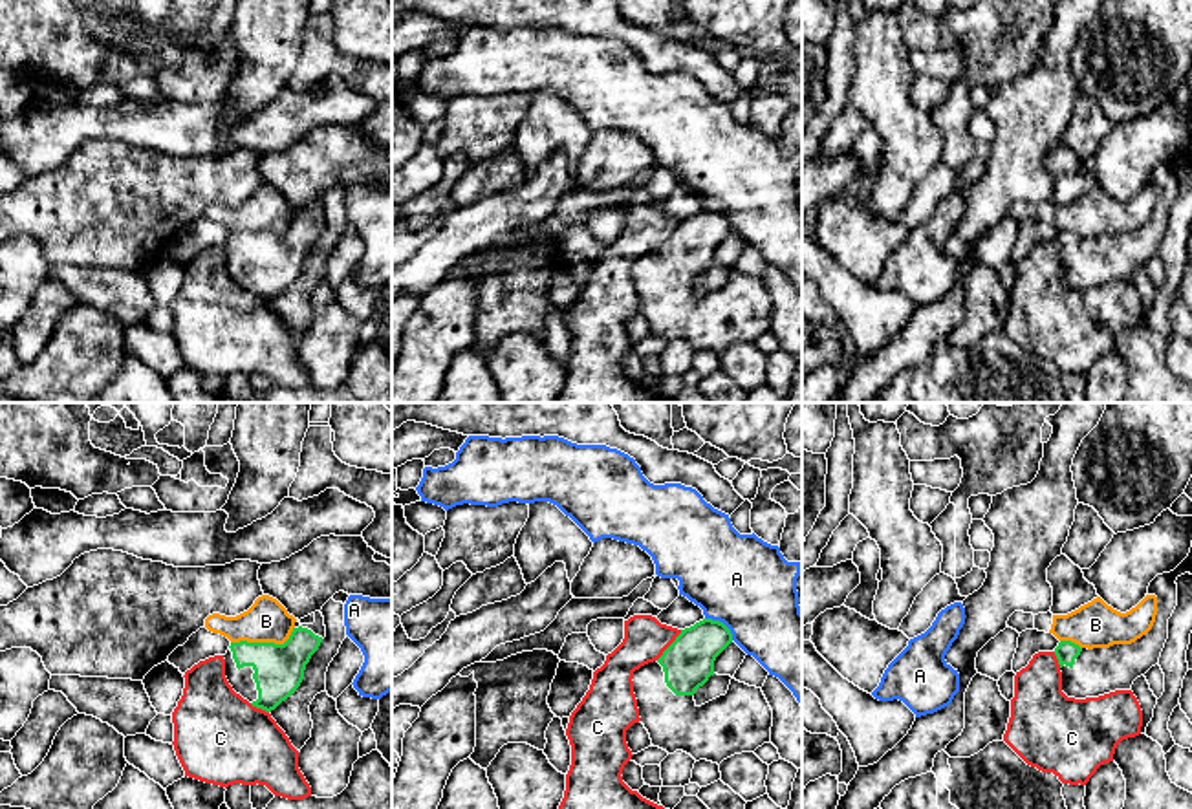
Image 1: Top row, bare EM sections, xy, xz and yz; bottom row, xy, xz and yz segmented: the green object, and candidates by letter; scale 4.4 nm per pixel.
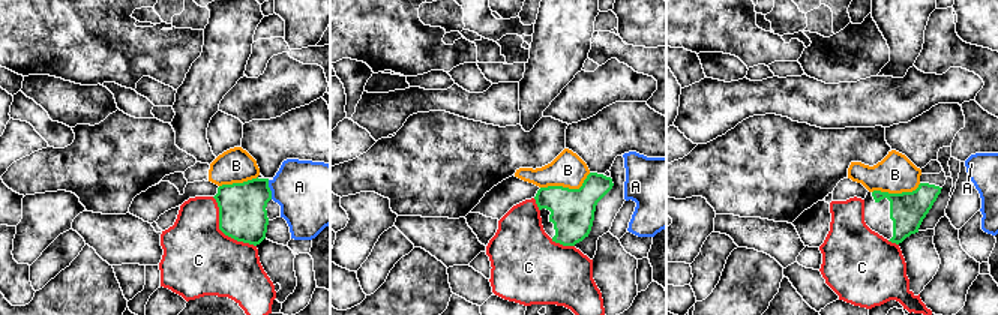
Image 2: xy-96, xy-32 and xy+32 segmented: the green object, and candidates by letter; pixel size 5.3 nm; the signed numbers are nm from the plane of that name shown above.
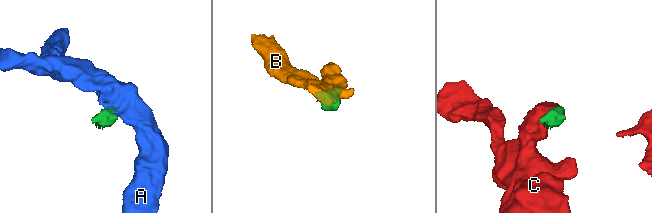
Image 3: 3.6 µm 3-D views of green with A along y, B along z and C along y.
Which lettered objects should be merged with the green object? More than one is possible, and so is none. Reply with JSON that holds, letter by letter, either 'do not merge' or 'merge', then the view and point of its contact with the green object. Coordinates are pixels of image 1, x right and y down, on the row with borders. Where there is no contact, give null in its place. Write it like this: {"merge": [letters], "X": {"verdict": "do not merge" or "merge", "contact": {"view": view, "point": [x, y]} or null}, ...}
{"merge": [], "A": {"verdict": "do not merge", "contact": {"view": "xz", "point": [722, 623]}}, "B": {"verdict": "do not merge", "contact": {"view": "xy", "point": [264, 643]}}, "C": {"verdict": "do not merge", "contact": {"view": "xz", "point": [671, 645]}}}

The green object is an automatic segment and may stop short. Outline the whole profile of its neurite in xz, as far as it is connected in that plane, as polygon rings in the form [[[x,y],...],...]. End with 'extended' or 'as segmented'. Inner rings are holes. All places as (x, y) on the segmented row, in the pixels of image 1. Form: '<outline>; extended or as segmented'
[[[703,619],[690,628],[681,630],[676,641],[663,655],[634,672],[634,694],[637,699],[639,717],[650,734],[652,745],[674,754],[683,750],[696,761],[707,760],[721,763],[723,760],[754,752],[771,741],[773,710],[762,688],[731,679],[725,696],[720,696],[701,707],[696,705],[694,694],[714,675],[716,657],[732,642],[731,630],[712,619]]]; extended

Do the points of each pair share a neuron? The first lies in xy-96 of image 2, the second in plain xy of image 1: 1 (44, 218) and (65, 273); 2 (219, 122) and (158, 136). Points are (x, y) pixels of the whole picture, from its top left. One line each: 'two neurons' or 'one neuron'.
1: two neurons
2: two neurons

